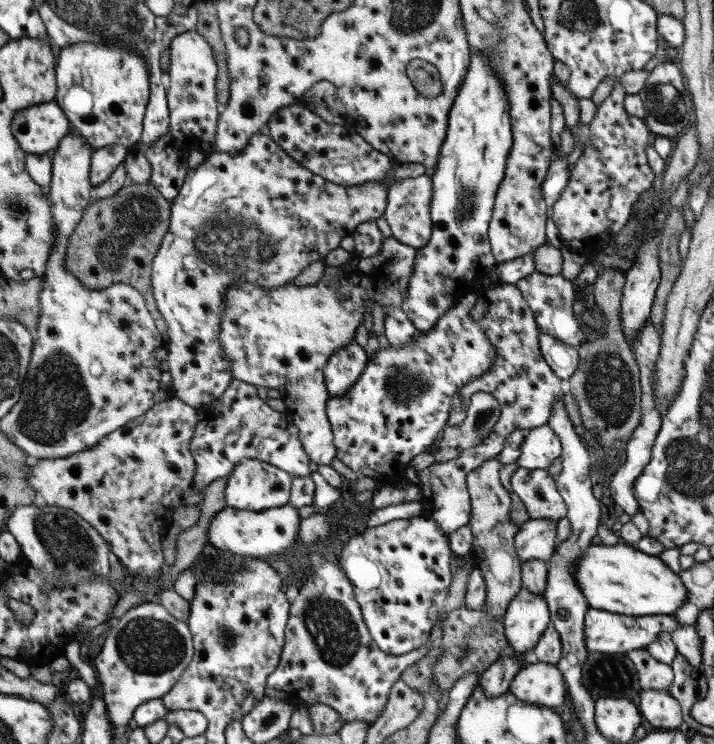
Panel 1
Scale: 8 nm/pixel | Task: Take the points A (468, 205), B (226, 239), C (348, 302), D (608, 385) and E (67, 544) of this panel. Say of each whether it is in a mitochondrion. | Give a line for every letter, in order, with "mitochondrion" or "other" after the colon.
A: mitochondrion
B: mitochondrion
C: other
D: mitochondrion
E: mitochondrion

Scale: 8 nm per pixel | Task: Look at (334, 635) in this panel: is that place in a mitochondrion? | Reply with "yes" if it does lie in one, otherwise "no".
yes

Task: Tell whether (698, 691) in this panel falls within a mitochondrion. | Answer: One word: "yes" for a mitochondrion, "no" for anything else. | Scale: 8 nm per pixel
no

